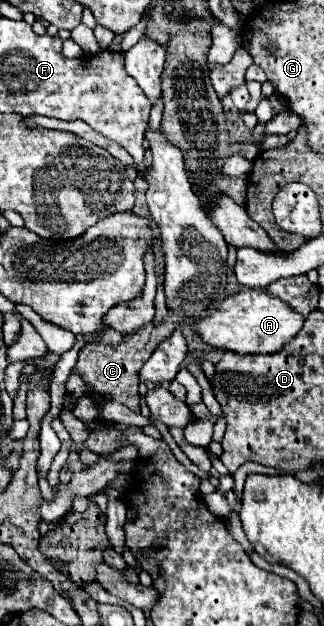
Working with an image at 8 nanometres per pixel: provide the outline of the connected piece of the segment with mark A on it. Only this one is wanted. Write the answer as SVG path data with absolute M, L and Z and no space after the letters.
M243 288L241 292L227 296L215 310L215 314L199 320L197 332L213 348L225 348L239 354L273 354L279 352L291 338L295 338L295 334L303 326L303 320L305 318L299 312L293 312L289 304L277 300L275 296L269 296L269 292Z

